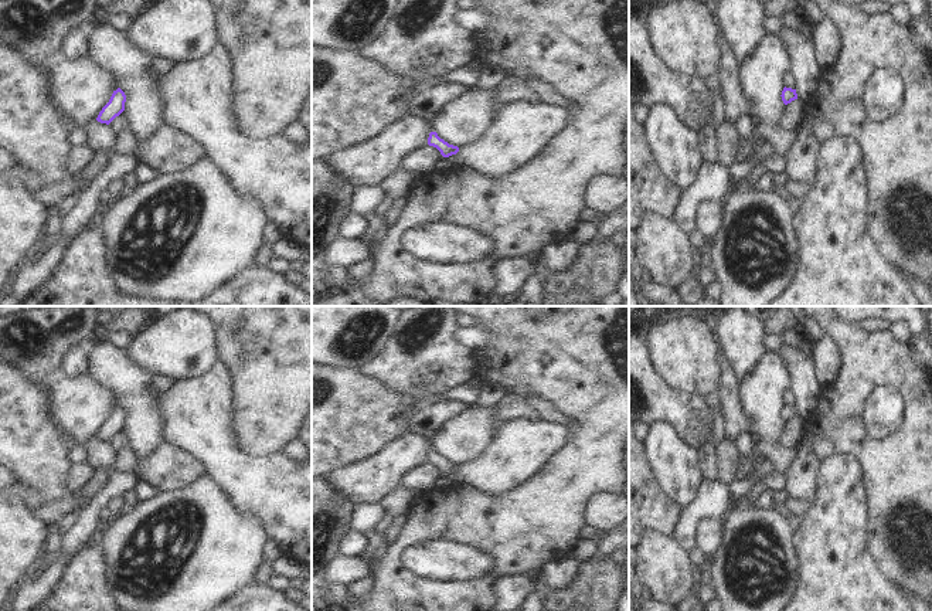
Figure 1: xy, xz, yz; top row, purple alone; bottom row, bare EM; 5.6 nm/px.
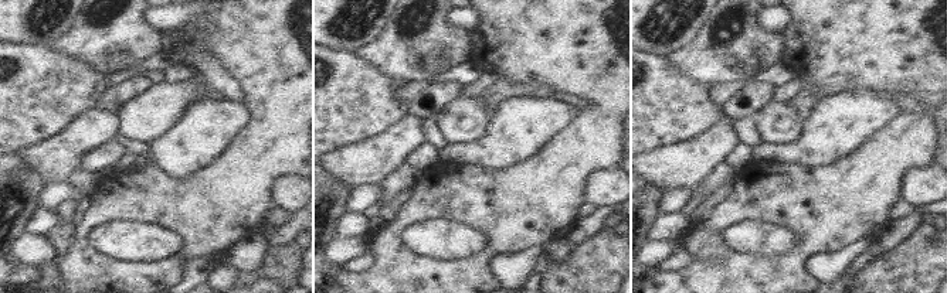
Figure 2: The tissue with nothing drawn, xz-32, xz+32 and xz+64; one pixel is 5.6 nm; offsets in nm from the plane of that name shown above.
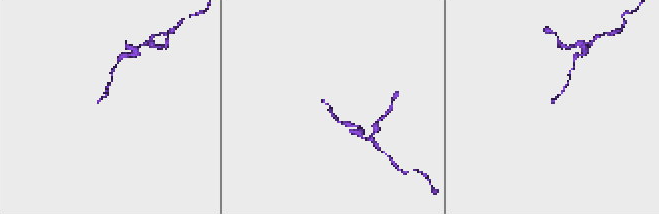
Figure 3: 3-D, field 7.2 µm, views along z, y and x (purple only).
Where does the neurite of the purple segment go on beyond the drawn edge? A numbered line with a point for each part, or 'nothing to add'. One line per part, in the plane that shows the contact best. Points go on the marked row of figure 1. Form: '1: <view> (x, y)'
nothing to add

